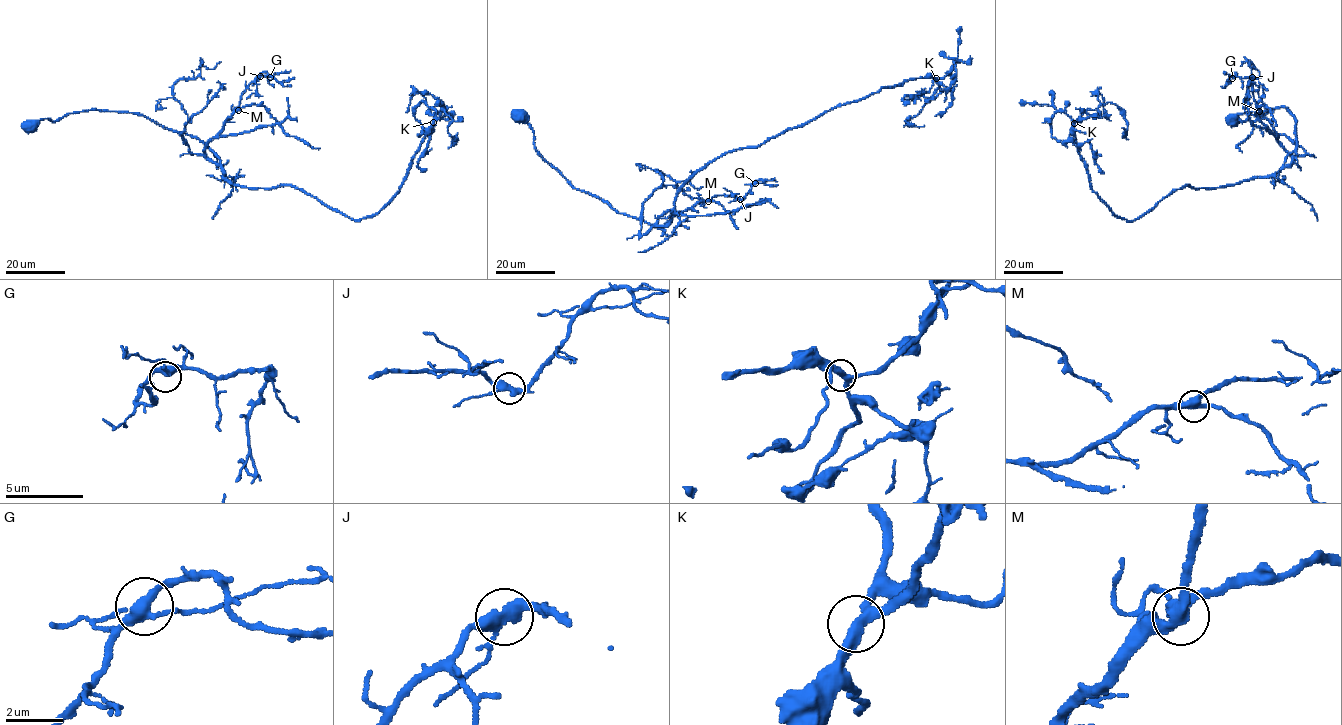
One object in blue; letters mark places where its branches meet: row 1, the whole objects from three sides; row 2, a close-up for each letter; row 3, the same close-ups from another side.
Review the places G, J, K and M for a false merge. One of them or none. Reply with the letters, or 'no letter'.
no letter

